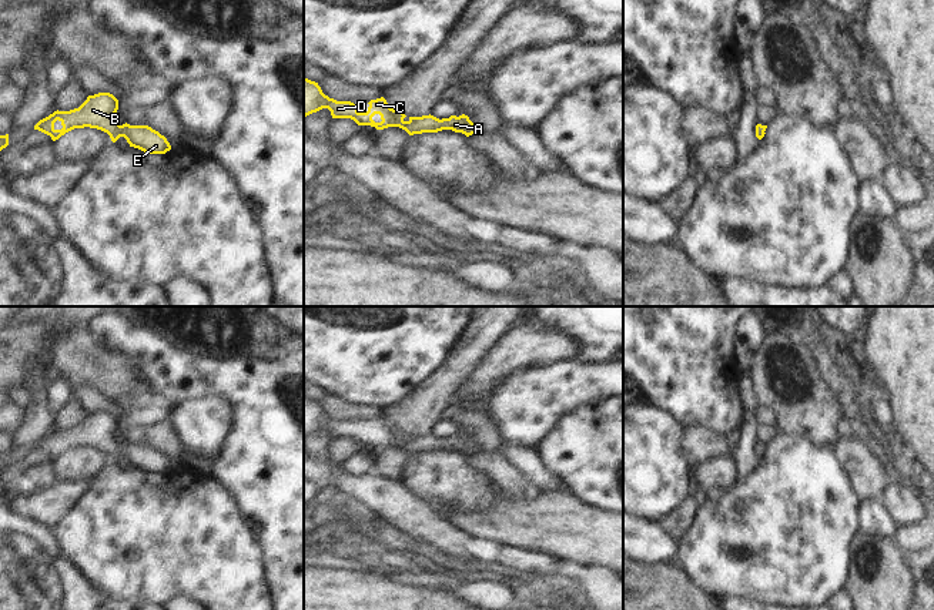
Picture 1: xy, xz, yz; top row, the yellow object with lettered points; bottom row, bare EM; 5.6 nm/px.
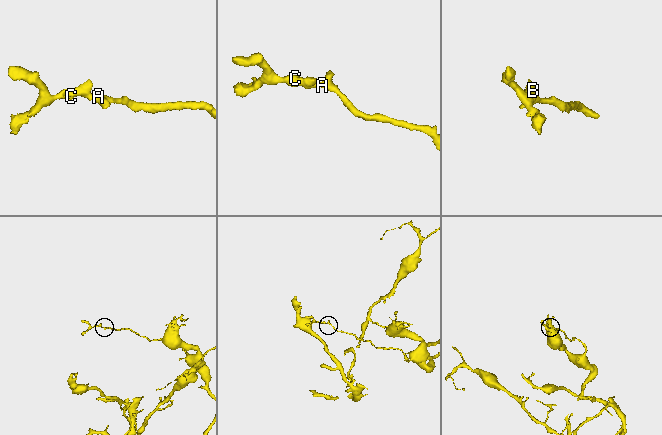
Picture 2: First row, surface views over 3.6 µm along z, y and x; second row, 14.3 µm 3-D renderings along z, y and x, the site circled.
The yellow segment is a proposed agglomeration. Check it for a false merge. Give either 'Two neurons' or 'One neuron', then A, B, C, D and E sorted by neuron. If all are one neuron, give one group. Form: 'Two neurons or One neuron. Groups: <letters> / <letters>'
One neuron. Groups: A B C D E.

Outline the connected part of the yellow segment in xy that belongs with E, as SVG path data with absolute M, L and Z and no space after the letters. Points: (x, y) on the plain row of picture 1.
M98 412L88 415L87 419L74 429L54 430L48 436L40 439L34 449L39 449L58 459L74 448L97 448L107 452L113 462L124 456L130 466L138 467L148 473L165 473L171 469L170 462L158 450L148 445L120 445L116 439L118 419L110 412Z

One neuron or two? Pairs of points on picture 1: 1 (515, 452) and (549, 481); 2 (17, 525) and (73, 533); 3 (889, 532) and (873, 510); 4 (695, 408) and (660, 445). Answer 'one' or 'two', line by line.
1: one
2: two
3: one
4: two

